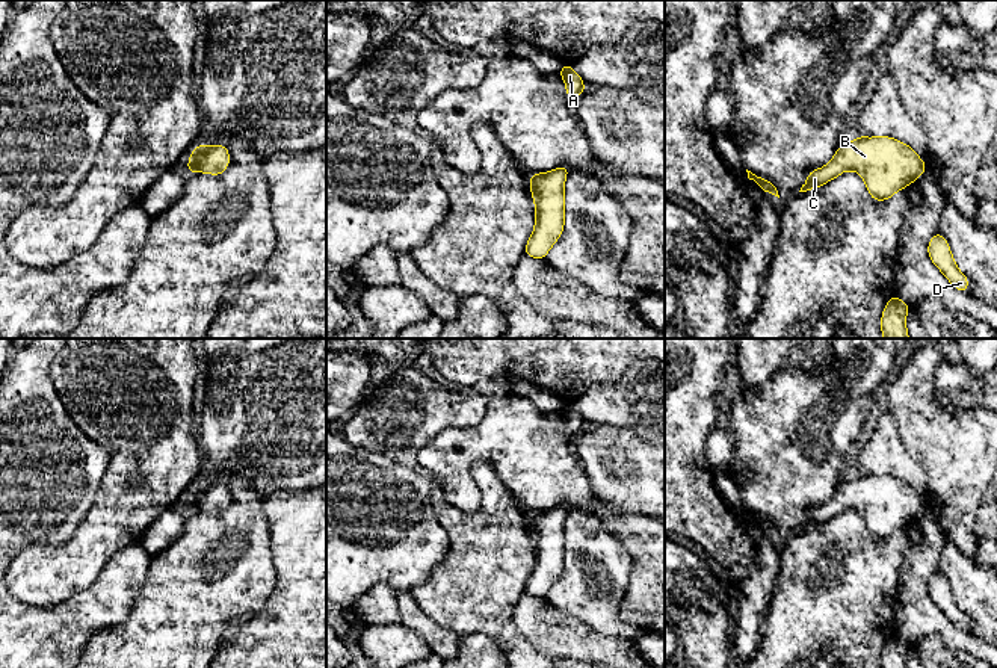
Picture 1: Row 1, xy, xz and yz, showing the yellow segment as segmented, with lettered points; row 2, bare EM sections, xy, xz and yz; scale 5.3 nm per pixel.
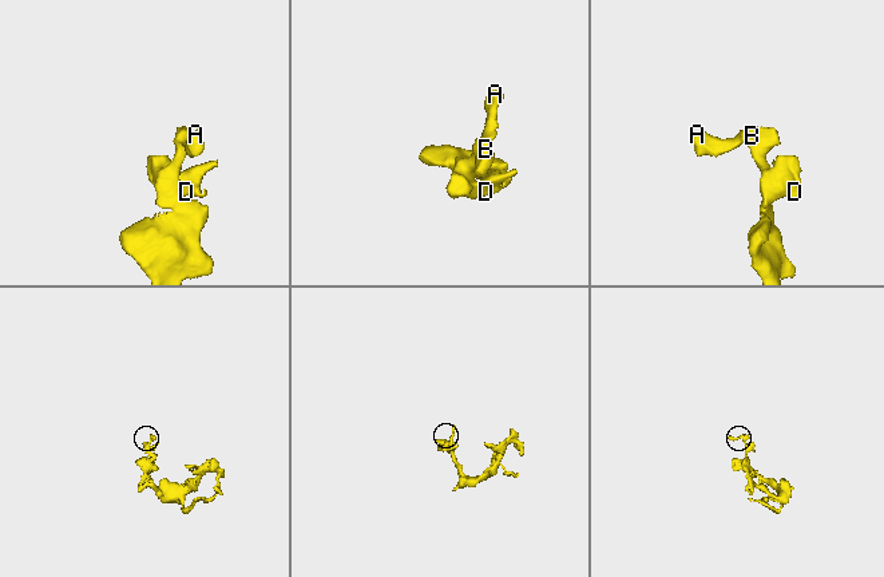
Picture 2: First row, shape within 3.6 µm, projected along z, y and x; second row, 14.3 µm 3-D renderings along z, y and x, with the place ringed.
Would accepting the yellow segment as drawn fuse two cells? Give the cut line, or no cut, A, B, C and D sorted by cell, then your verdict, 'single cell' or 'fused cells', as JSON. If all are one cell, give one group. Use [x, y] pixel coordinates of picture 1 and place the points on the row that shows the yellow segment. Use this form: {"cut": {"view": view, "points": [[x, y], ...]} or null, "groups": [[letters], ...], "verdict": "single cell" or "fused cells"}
{"cut": null, "groups": [["A", "B", "C", "D"]], "verdict": "single cell"}

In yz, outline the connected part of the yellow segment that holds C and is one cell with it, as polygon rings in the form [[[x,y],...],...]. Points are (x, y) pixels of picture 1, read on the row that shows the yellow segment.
[[[858,136],[841,144],[832,160],[808,172],[799,192],[807,192],[837,178],[844,171],[858,172],[870,196],[885,201],[908,187],[926,171],[926,163],[909,145],[887,136]]]

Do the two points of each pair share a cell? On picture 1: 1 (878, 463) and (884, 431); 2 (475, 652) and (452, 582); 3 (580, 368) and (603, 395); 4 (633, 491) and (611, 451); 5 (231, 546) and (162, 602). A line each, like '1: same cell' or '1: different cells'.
1: same cell
2: different cells
3: different cells
4: same cell
5: same cell

